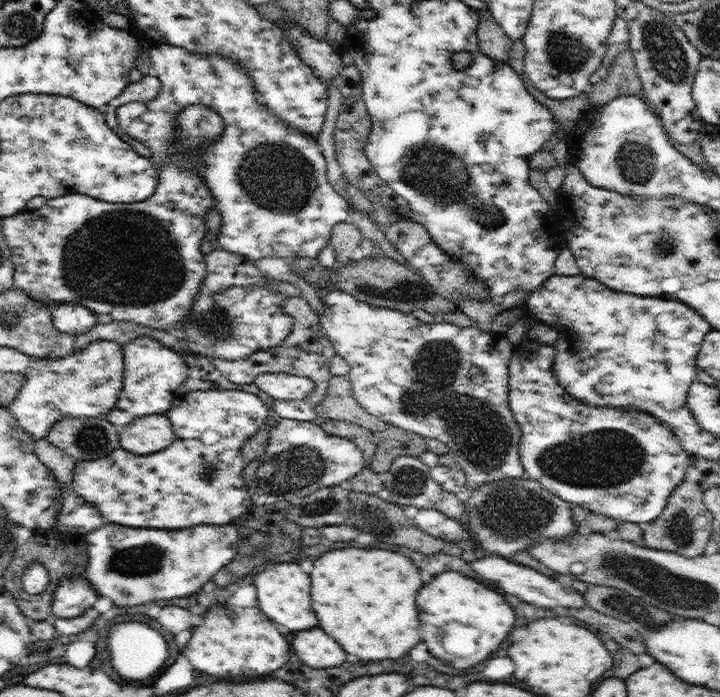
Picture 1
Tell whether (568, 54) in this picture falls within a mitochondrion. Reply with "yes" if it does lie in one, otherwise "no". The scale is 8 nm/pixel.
yes

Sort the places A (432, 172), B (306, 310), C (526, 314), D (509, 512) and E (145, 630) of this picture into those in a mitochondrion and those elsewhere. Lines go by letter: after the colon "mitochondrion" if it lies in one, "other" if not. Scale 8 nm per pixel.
A: mitochondrion
B: other
C: other
D: mitochondrion
E: other

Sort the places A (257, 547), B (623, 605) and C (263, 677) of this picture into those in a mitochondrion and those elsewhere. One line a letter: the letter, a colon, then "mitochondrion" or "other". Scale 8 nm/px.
A: other
B: mitochondrion
C: other

